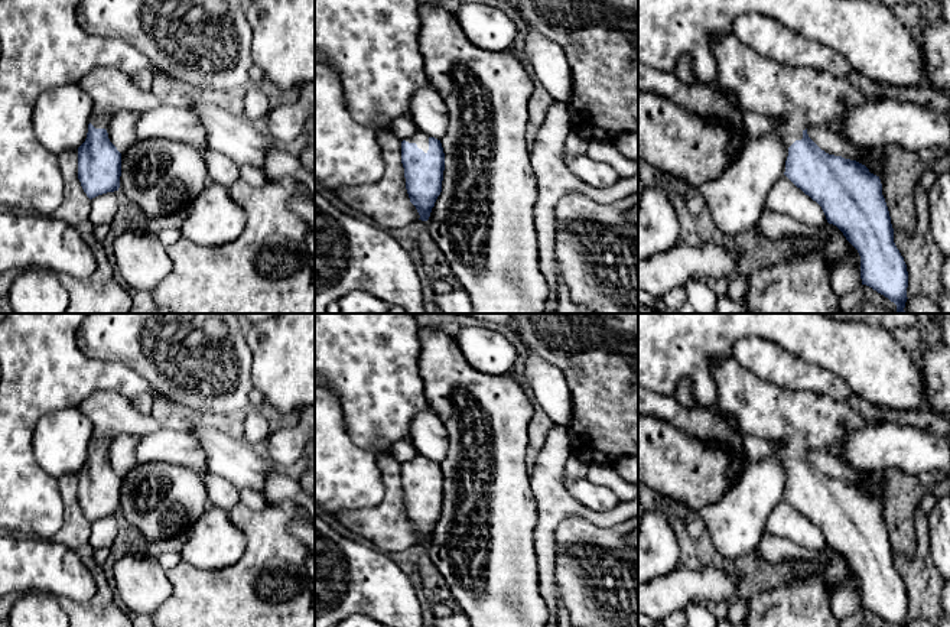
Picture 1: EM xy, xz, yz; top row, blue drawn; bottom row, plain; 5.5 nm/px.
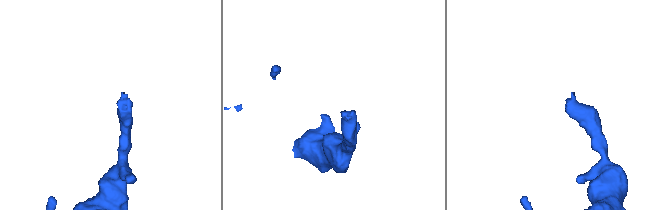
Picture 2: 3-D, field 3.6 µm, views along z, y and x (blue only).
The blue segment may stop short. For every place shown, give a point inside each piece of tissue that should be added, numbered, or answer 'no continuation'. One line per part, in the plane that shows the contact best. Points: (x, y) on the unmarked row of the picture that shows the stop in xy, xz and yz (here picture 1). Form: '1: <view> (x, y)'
1: xz (420, 463)

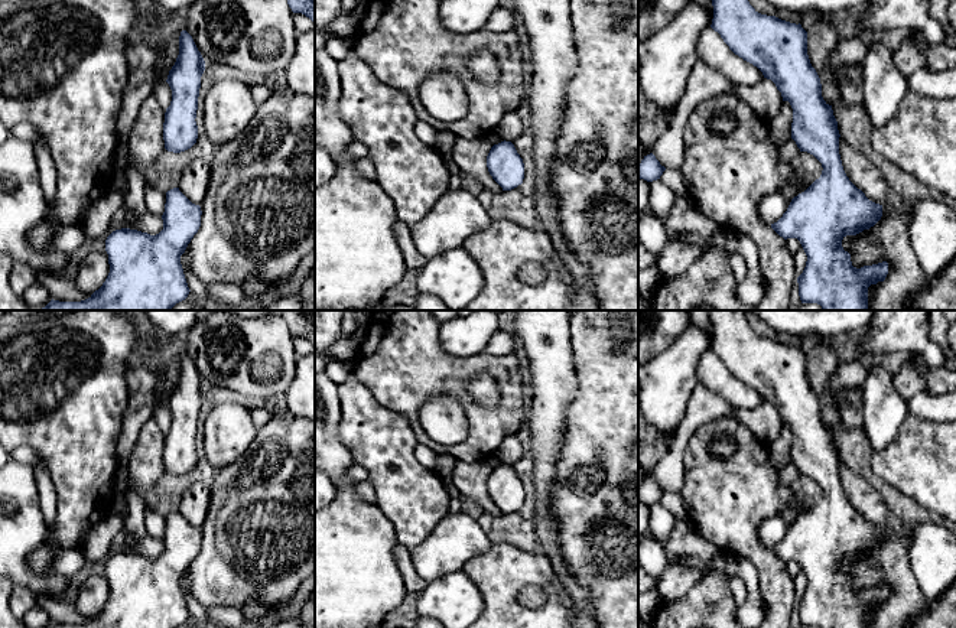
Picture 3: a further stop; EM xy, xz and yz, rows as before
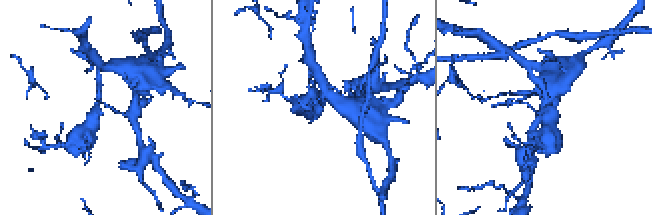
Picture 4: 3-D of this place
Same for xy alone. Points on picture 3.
no continuation

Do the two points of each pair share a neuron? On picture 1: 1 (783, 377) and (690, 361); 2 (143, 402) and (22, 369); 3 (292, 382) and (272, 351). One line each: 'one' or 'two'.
1: two
2: two
3: one

